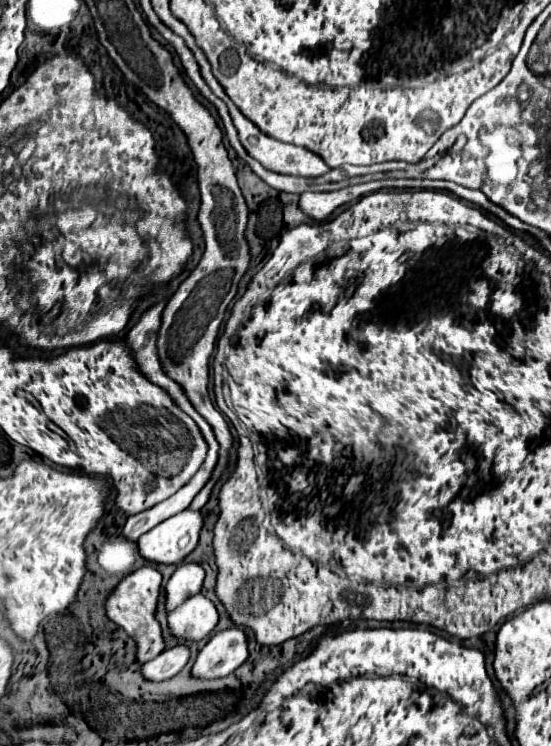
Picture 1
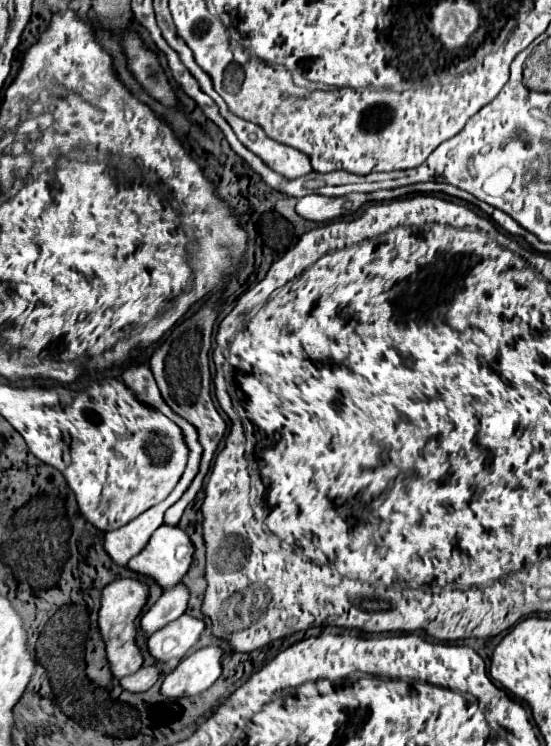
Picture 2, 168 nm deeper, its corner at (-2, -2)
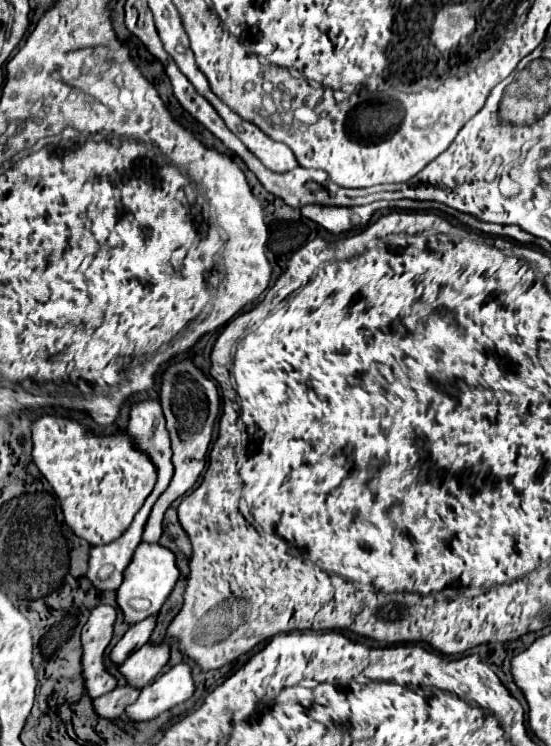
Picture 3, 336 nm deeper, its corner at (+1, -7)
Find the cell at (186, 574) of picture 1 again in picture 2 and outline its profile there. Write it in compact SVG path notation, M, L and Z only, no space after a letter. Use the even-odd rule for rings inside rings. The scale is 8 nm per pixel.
M180 583L172 591L164 591L162 597L144 613L140 621L140 635L150 637L170 621L178 619L188 605L188 589Z

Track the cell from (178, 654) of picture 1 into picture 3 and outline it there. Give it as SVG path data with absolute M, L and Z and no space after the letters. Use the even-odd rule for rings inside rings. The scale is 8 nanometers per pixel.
M117 686L113 692L107 692L105 696L99 696L93 700L93 706L97 708L97 714L103 718L123 718L125 708L131 706L141 694L141 688L135 686Z

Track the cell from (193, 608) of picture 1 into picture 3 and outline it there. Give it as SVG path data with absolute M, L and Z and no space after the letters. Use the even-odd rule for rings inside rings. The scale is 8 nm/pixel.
M147 642L143 648L133 652L129 660L121 664L121 674L127 678L131 686L143 688L147 686L161 670L167 666L171 654L171 642Z

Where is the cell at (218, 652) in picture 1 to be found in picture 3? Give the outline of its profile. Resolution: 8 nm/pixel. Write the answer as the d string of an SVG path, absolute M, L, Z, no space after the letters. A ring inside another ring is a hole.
M177 664L169 672L161 674L153 684L141 690L135 704L125 710L125 716L135 722L157 718L173 706L189 700L195 694L193 670L189 664Z

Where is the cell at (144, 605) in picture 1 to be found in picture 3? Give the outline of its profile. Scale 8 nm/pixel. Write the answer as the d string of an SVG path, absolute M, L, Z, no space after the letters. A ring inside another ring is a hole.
M101 604L91 610L91 616L81 632L85 686L87 694L93 698L111 692L117 686L117 678L107 672L107 658L105 658L105 648L113 638L115 620L117 610L109 604Z

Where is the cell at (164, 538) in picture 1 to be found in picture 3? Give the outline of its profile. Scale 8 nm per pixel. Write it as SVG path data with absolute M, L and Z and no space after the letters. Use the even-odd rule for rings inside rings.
M141 542L137 546L137 552L129 564L129 568L125 568L123 574L123 584L117 590L117 602L125 614L125 622L135 624L145 620L151 614L157 614L161 610L161 606L165 604L165 600L169 598L169 594L173 592L181 572L177 566L177 554L161 544L147 544Z

